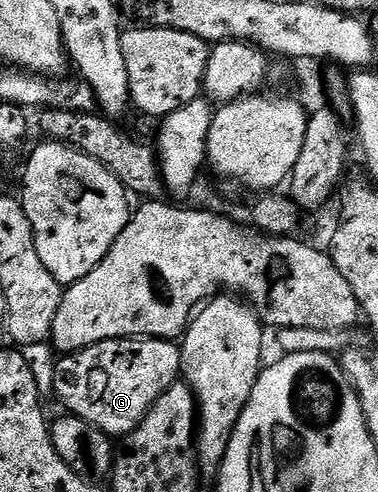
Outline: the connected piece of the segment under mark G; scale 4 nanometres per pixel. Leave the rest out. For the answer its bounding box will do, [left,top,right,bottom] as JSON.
[55,339,181,437]

